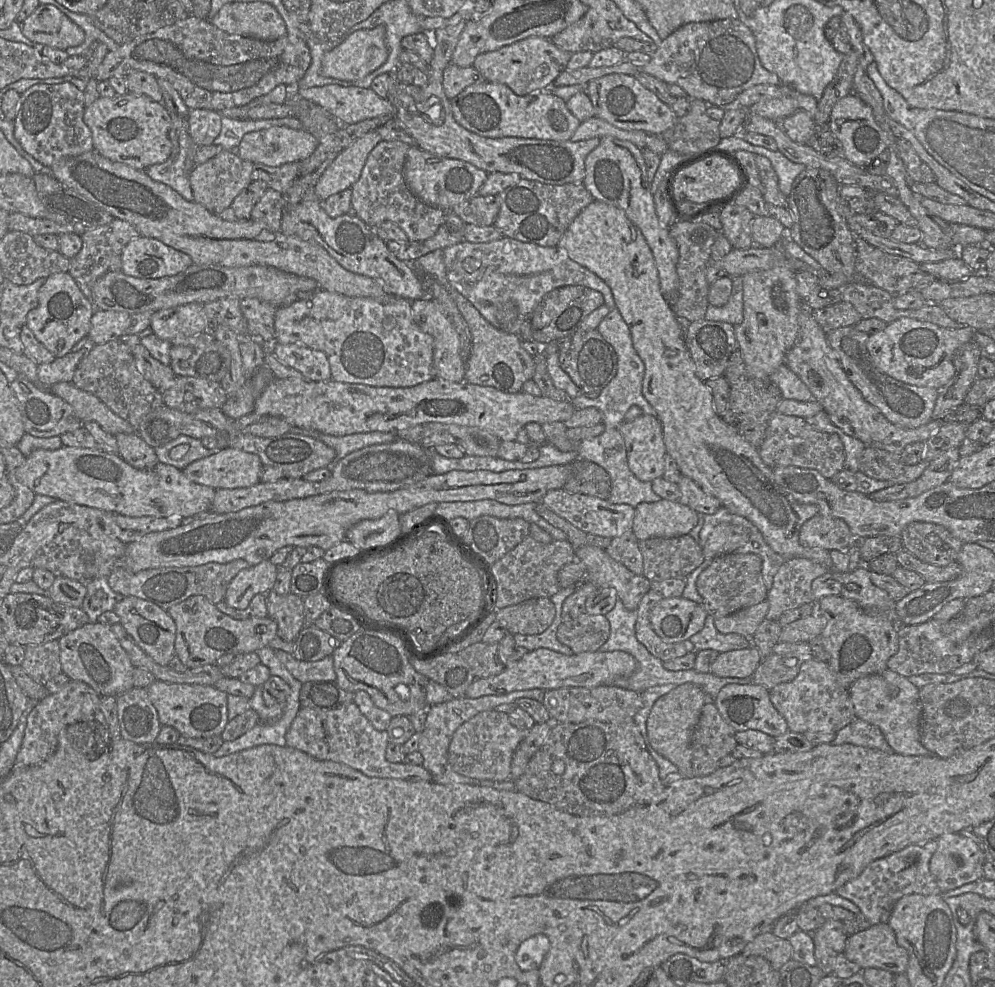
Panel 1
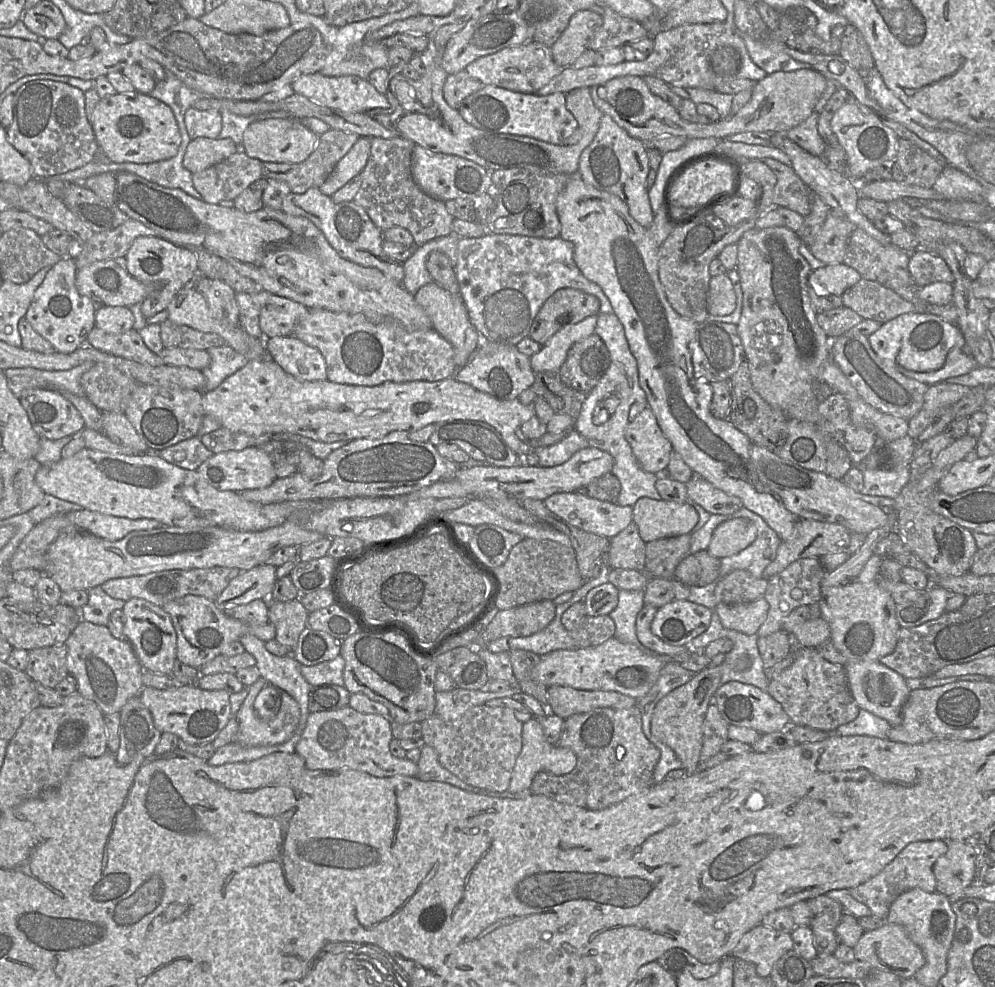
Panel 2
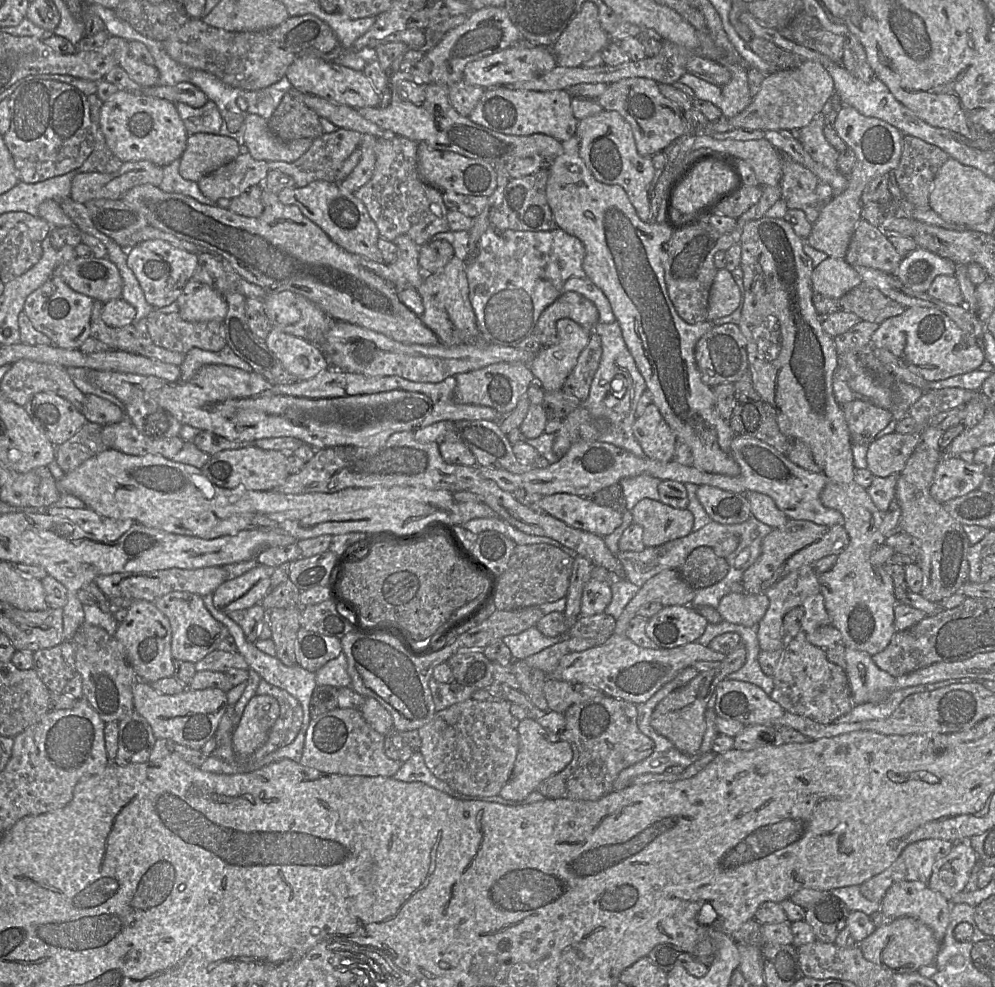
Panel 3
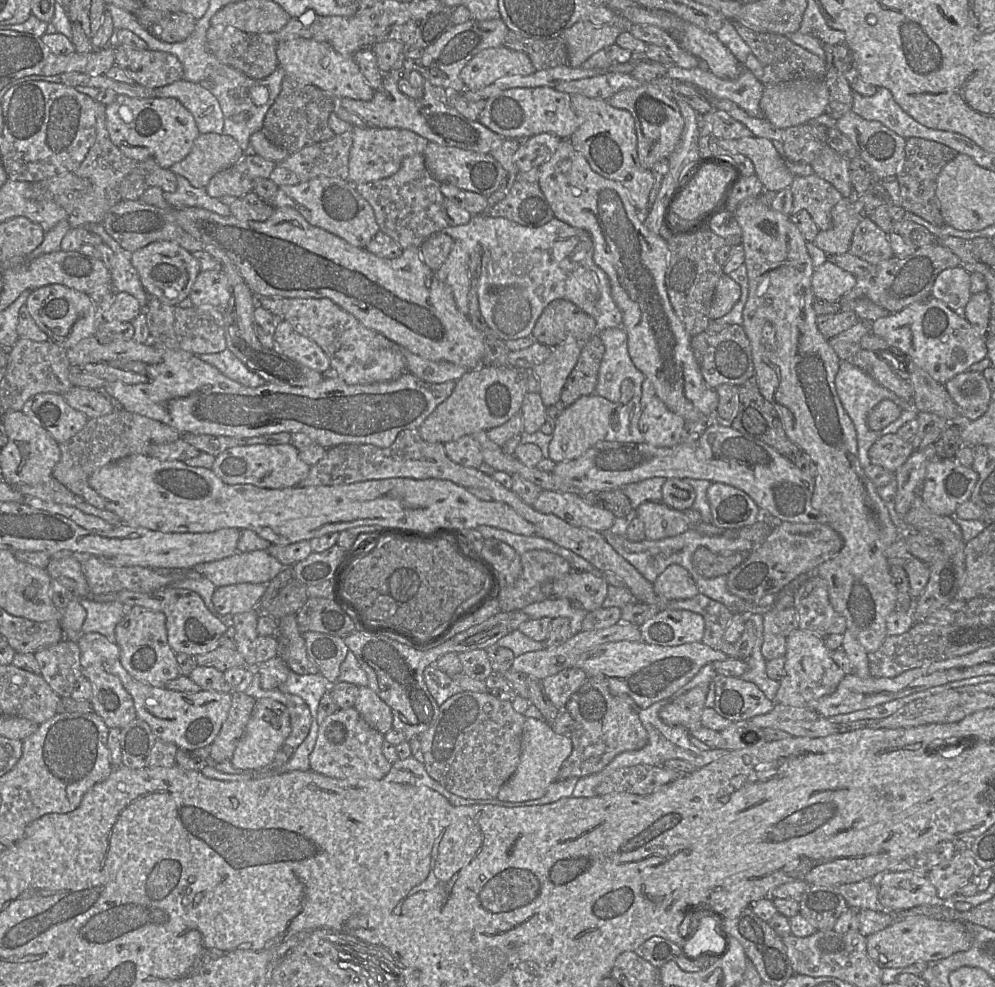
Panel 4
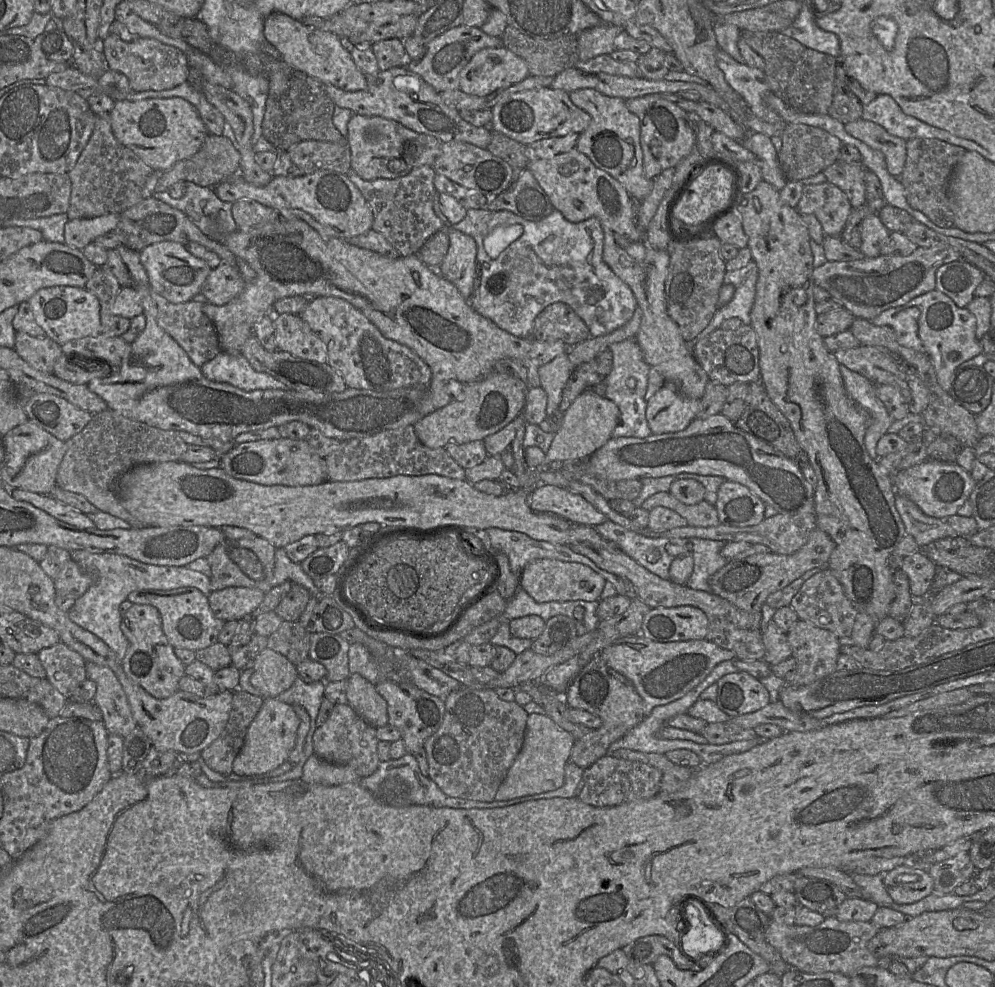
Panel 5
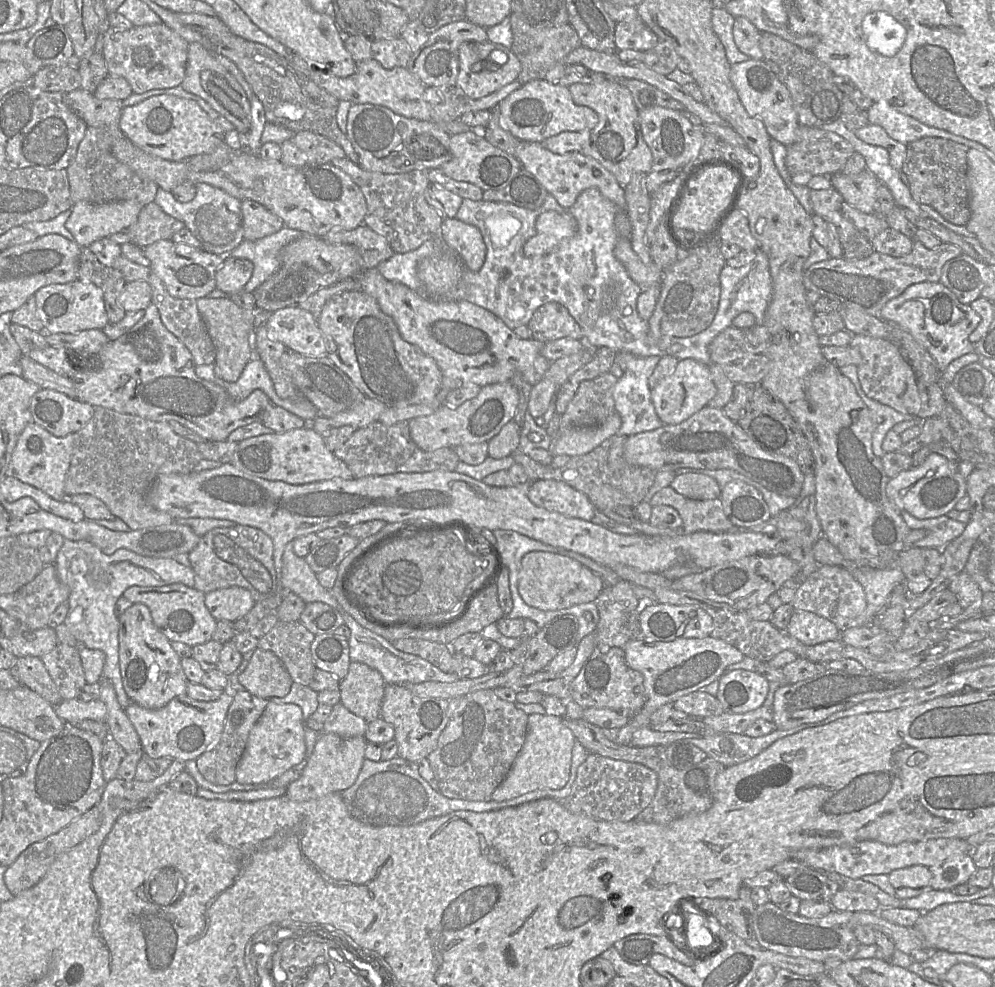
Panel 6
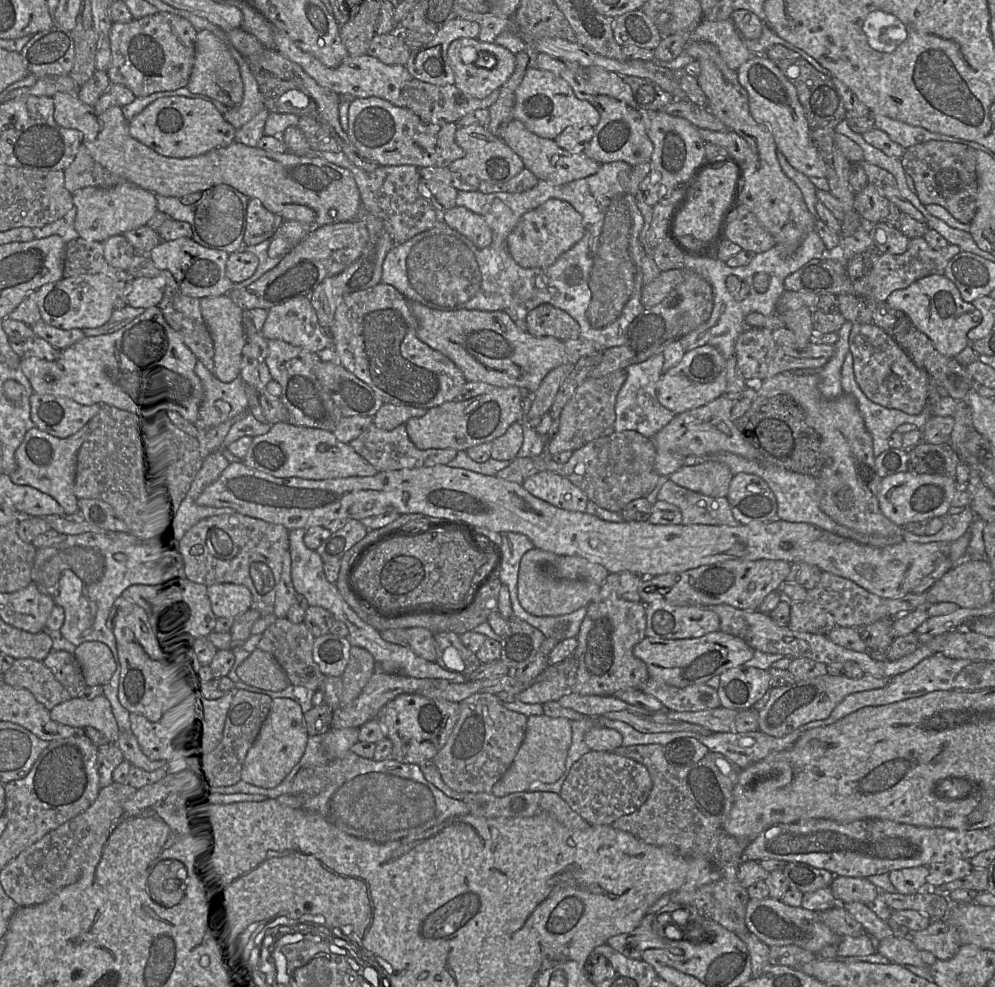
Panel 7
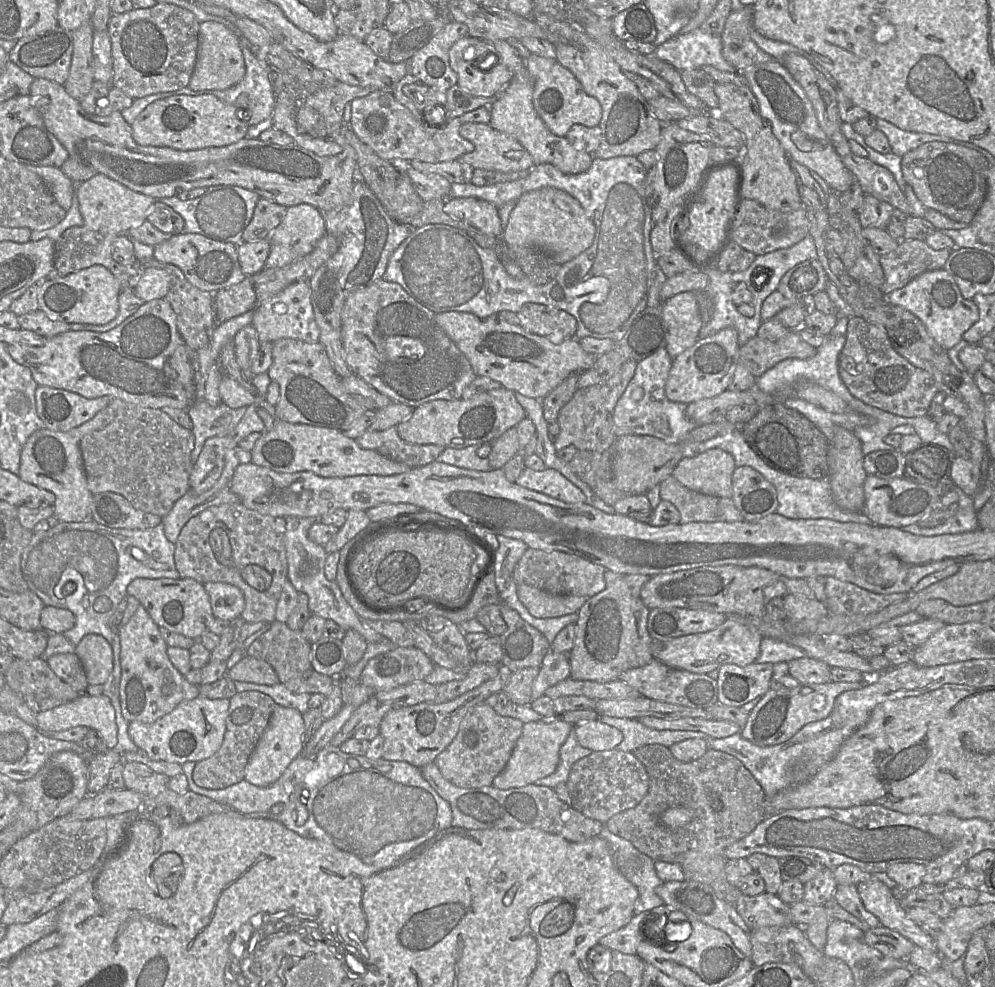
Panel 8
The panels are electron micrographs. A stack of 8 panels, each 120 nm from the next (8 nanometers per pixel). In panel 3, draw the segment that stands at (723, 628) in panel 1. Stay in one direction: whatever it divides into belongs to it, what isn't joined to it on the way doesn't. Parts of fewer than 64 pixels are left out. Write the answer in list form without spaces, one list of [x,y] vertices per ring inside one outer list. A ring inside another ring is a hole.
[[[732,592],[720,600],[717,611],[724,621],[751,627],[759,624],[768,607],[765,594]]]

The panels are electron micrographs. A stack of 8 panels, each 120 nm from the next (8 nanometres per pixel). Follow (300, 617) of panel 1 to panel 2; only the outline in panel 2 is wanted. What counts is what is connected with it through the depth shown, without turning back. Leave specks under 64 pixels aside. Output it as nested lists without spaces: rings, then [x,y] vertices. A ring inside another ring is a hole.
[[[299,599],[286,602],[268,600],[268,621],[275,627],[275,640],[289,650],[295,648],[301,632],[307,627],[308,614]]]

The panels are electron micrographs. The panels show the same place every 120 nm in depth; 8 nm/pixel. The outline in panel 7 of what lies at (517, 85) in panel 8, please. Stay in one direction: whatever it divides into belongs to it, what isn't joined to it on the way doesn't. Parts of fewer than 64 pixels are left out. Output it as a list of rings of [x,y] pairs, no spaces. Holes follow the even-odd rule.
[[[512,119],[500,131],[503,140],[522,160],[524,167],[531,171],[539,181],[551,185],[563,185],[574,180],[595,174],[600,164],[582,153],[570,153],[560,148],[552,139],[541,138],[530,132],[518,120]]]

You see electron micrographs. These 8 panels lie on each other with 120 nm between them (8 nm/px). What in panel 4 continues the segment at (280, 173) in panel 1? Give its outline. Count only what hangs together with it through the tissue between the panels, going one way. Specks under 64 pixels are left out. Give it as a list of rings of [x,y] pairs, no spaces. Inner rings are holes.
[[[352,130],[336,134],[333,138],[305,146],[277,163],[294,172],[301,182],[319,176],[348,180]]]

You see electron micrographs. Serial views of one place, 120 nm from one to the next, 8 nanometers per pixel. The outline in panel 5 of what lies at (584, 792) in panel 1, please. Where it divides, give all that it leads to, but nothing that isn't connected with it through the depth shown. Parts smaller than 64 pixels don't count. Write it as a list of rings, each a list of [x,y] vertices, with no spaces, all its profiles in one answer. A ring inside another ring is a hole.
[[[600,654],[583,665],[562,697],[569,708],[588,711],[602,720],[601,727],[591,729],[588,734],[575,740],[571,749],[569,761],[582,769],[606,755],[613,742],[623,737],[644,719],[643,700],[634,686],[623,675],[610,669]]]

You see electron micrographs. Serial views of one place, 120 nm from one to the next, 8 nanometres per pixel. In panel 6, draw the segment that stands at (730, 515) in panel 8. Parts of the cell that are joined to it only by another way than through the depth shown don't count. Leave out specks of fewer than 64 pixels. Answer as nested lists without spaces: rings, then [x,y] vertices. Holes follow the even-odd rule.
[[[671,486],[658,491],[650,500],[652,507],[668,505],[679,513],[684,533],[697,531],[727,532],[733,524],[724,513],[720,498],[694,500],[677,493]]]

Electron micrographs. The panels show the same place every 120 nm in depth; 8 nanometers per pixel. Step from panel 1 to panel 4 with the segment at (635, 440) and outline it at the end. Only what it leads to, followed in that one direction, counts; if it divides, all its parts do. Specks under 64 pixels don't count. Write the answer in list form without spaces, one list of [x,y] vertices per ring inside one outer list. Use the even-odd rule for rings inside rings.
[[[657,396],[643,409],[639,430],[645,442],[656,447],[673,447],[681,443],[685,420],[669,410]]]

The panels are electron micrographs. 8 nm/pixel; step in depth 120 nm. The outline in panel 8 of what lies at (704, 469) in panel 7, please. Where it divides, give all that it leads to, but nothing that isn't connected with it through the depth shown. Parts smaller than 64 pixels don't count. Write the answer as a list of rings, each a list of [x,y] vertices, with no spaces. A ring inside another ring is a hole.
[[[713,448],[693,457],[683,457],[671,476],[695,492],[732,498],[735,468],[735,461],[730,453]]]

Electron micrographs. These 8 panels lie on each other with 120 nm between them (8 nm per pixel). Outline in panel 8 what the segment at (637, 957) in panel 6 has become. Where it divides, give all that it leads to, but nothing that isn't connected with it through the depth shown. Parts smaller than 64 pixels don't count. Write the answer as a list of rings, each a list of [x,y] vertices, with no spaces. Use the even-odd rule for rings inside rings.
[[[649,913],[634,914],[628,924],[603,936],[598,944],[623,954],[635,954],[641,940],[662,946],[663,937],[654,936],[652,926],[656,925],[649,918]]]

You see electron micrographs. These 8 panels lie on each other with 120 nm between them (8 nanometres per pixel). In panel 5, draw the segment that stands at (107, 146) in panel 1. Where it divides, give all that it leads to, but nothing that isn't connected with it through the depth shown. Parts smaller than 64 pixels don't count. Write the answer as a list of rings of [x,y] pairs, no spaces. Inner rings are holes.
[[[182,97],[147,98],[138,101],[116,100],[109,112],[112,132],[125,147],[131,149],[154,171],[166,171],[179,161],[195,155],[202,147],[209,132],[195,107]]]

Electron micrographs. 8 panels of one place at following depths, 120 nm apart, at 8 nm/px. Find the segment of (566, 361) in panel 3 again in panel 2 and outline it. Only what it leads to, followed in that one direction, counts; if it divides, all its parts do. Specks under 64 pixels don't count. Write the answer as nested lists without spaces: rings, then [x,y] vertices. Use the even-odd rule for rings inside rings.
[[[592,315],[556,332],[536,354],[530,357],[534,373],[558,373],[572,345],[594,334],[596,322],[597,315]]]

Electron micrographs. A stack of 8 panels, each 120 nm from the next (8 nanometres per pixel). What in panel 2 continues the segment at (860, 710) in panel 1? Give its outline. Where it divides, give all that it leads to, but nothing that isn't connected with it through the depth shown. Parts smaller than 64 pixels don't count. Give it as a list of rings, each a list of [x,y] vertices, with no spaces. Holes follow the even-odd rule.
[[[846,661],[844,670],[848,688],[860,709],[885,719],[892,727],[902,722],[902,708],[911,692],[905,678],[879,661]]]

